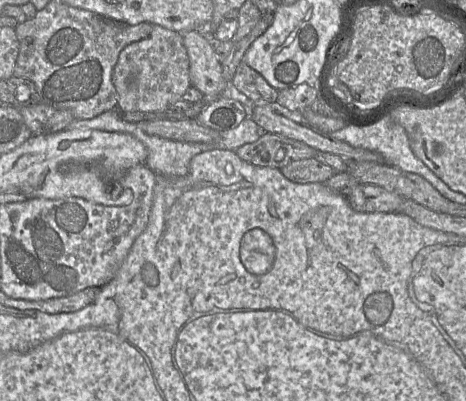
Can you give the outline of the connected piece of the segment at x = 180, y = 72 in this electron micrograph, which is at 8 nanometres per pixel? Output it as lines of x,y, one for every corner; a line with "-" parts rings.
152,25
149,37
127,45
120,52
112,74
120,112
161,113
182,100
183,94
191,86
189,58
182,34

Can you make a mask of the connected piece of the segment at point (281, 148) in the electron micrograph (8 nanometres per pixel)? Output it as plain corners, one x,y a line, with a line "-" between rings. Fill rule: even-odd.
264,133
257,141
244,144
235,151
240,159
248,163
257,166
277,168
279,170
291,162
313,158
316,152
322,152
317,151
303,142
273,133

